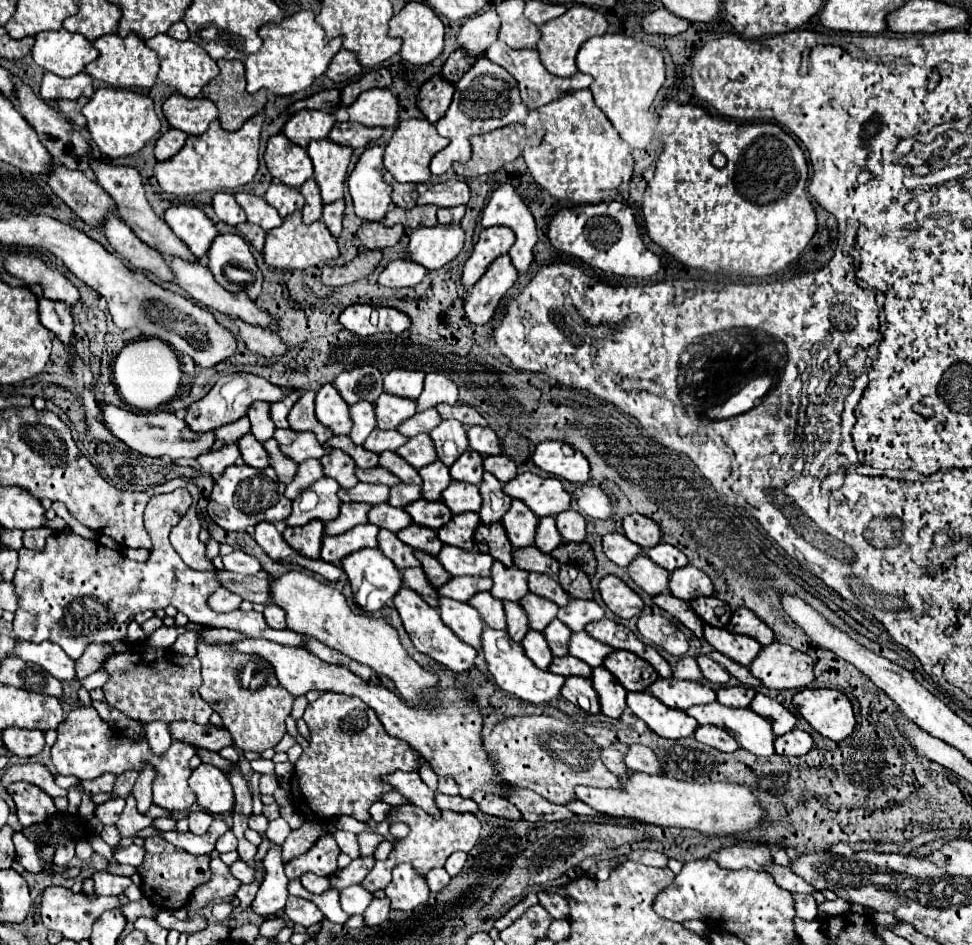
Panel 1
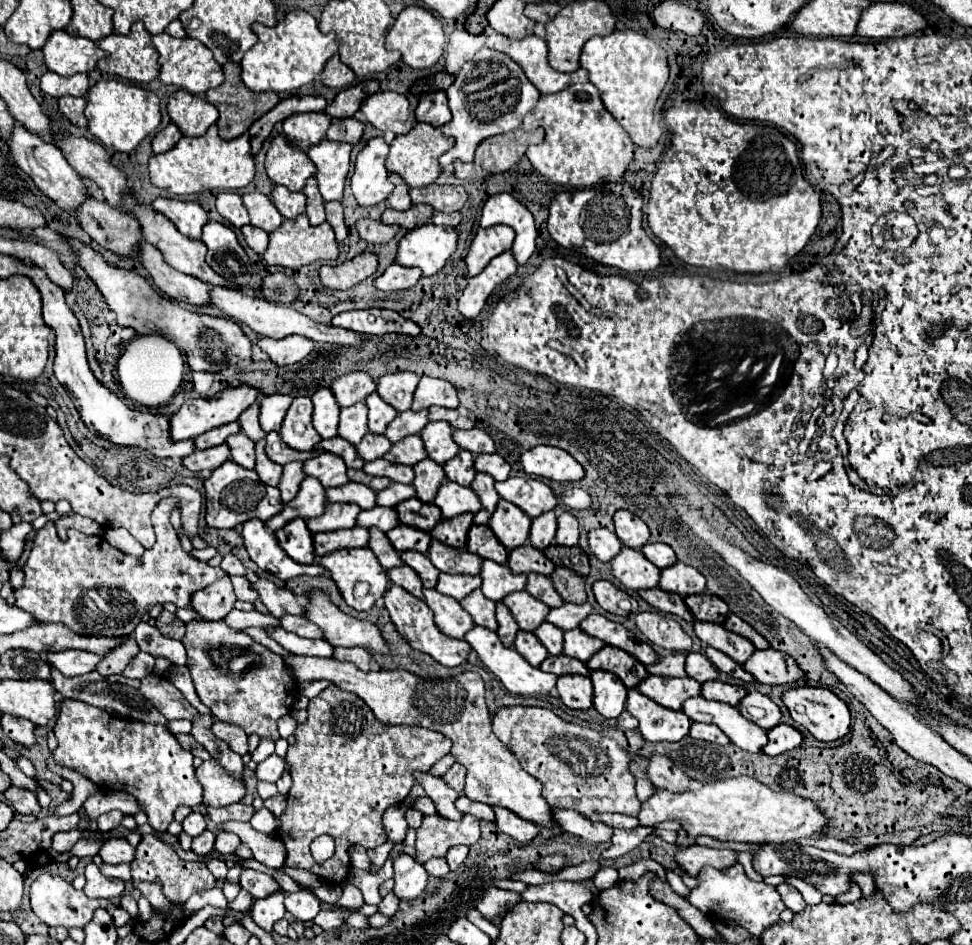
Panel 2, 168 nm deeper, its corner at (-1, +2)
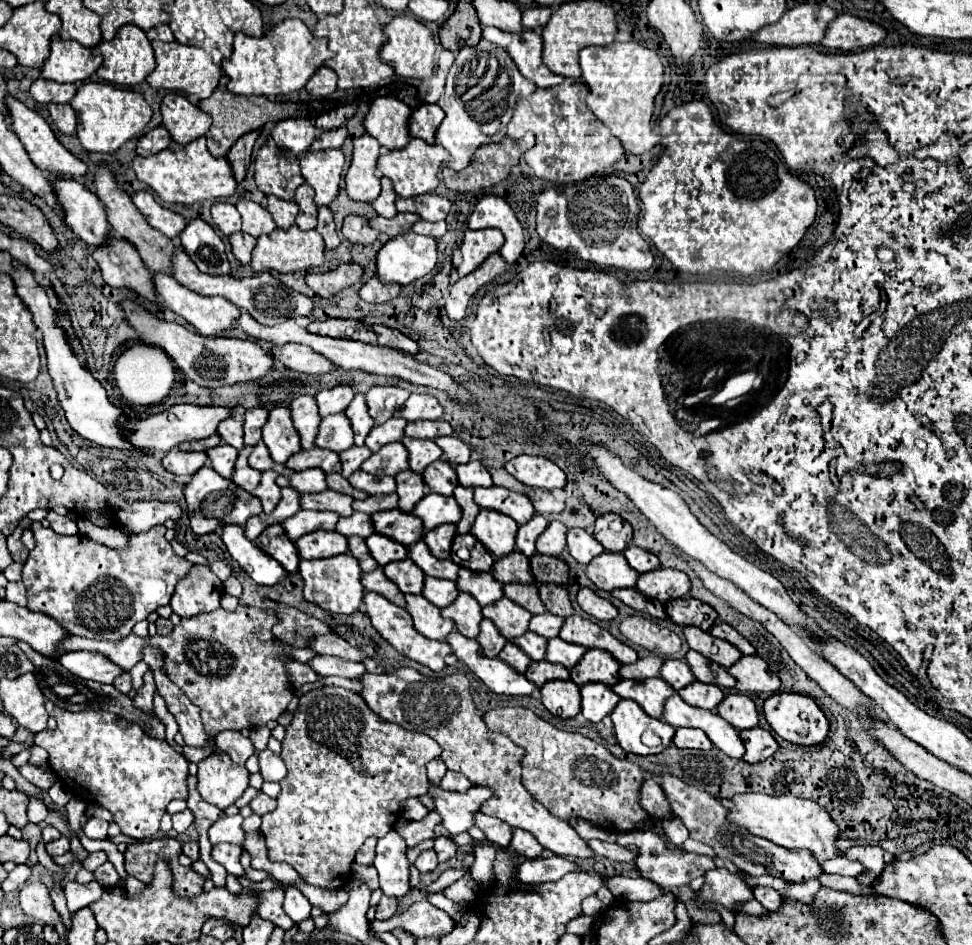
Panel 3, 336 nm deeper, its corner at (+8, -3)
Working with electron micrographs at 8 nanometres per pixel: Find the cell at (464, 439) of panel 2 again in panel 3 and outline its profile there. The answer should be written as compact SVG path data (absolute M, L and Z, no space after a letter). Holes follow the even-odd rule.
M448 436L448 438L436 438L434 442L442 448L446 462L450 462L452 466L466 464L470 460L470 448L460 438Z

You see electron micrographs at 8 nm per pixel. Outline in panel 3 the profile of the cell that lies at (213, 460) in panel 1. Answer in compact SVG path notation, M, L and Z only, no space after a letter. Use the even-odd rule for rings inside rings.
M172 450L162 458L162 466L172 472L172 474L196 474L204 464L206 464L208 456L206 452L180 452L180 450Z

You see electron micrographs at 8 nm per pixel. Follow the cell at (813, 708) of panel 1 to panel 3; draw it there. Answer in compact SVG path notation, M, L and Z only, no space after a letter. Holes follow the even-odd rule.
M794 692L772 694L764 700L762 710L770 728L786 742L792 742L798 746L816 746L824 742L824 738L828 736L828 718L812 698L806 698L802 694L794 694Z

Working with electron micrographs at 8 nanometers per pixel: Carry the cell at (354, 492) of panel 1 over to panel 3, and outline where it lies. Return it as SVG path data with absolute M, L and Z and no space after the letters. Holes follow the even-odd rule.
M324 490L318 494L302 494L300 496L300 508L302 510L330 510L338 516L352 514L352 498L346 494L336 494L334 490Z

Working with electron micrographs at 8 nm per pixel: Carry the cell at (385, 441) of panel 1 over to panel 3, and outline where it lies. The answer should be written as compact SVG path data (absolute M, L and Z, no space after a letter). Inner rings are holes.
M352 446L352 448L348 448L348 450L344 450L344 452L340 452L338 456L340 456L340 462L342 462L342 476L344 478L348 478L350 474L354 474L358 468L360 468L360 464L366 460L366 458L370 458L370 450L366 448L366 446Z

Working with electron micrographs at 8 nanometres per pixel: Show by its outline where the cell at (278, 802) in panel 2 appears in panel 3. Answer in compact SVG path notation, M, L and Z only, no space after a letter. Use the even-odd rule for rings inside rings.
M258 792L258 796L250 802L250 808L252 808L254 814L264 816L264 814L268 814L268 812L272 812L276 808L276 800L270 798L270 796L266 796L264 792Z

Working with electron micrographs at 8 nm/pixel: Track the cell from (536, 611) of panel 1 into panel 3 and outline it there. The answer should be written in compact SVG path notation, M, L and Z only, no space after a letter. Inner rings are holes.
M500 598L498 602L484 606L482 616L492 620L494 626L498 628L498 632L506 640L512 640L512 638L524 634L528 630L528 622L532 618L532 614L526 608L518 606L516 602L508 600L508 598Z

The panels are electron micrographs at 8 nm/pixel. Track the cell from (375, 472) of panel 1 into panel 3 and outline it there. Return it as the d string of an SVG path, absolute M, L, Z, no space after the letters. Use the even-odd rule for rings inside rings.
M328 474L328 476L326 476L326 484L328 484L330 490L348 494L348 496L352 496L354 500L364 500L364 498L368 498L368 494L364 494L364 492L352 488L352 486L348 484L348 480L346 480L342 474Z

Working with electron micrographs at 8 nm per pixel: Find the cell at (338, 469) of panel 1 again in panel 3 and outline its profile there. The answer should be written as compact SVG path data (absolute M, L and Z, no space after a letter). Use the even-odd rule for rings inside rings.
M302 470L302 472L294 472L290 478L280 476L280 488L292 486L298 492L322 492L328 488L324 478L326 474L320 474L320 470Z

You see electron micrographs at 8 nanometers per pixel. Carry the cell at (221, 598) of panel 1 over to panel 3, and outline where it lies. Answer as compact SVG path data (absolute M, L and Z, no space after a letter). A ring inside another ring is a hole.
M194 564L188 576L178 582L170 606L180 618L190 618L200 612L214 612L222 594L224 584L212 574L210 566Z

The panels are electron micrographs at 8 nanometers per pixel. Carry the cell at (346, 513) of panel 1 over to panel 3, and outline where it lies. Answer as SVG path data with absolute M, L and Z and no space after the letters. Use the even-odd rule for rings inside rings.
M300 510L298 514L286 518L282 522L282 528L286 532L286 536L296 542L300 536L314 532L314 530L334 530L336 522L338 522L338 514L332 512L324 512L324 514L316 514L310 510Z

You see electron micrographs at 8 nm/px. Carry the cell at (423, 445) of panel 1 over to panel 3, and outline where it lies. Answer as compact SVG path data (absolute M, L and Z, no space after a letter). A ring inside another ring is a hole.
M392 442L382 446L376 454L372 454L360 470L374 476L396 476L398 472L408 468L408 450L402 442Z

